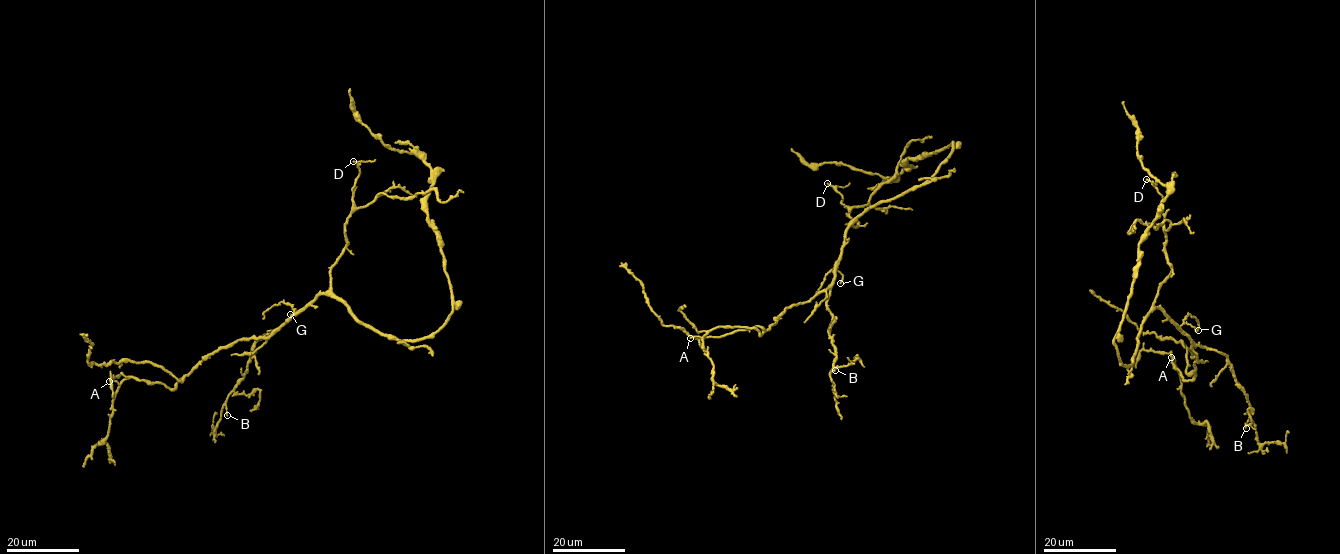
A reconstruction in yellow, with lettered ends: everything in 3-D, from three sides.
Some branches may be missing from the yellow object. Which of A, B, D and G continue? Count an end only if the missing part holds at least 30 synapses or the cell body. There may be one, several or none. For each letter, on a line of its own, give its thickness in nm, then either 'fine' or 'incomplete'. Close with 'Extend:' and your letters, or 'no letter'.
A: 140 nm | fine
B: 150 nm | fine
D: 200 nm | fine
G: 200 nm | fine
Extend: no letter

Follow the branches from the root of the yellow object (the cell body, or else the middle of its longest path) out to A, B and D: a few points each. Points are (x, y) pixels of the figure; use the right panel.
A: (1140, 332), (1149, 313), (1161, 308), (1195, 346), (1189, 348), (1195, 359), (1194, 378), (1182, 378), (1171, 357)
B: (1140, 332), (1149, 313), (1159, 308), (1195, 344), (1224, 353), (1234, 381), (1250, 408), (1246, 428)
D: (1140, 332), (1159, 285), (1171, 269), (1165, 248), (1163, 198), (1157, 187), (1146, 179)

